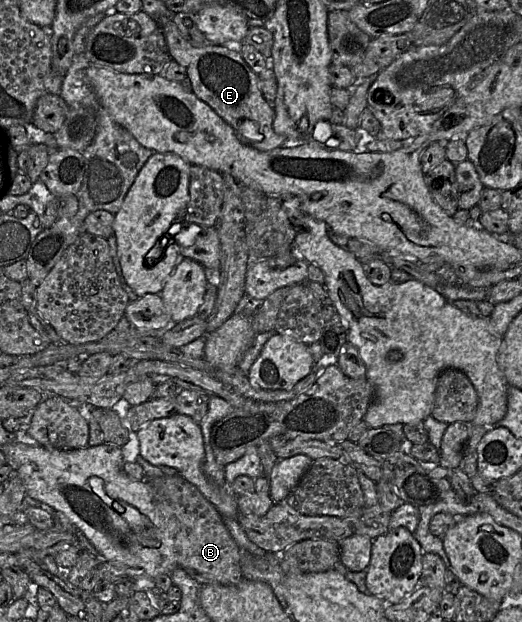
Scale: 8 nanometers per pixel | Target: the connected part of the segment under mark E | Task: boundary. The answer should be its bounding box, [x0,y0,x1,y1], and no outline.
[160,21,286,151]

